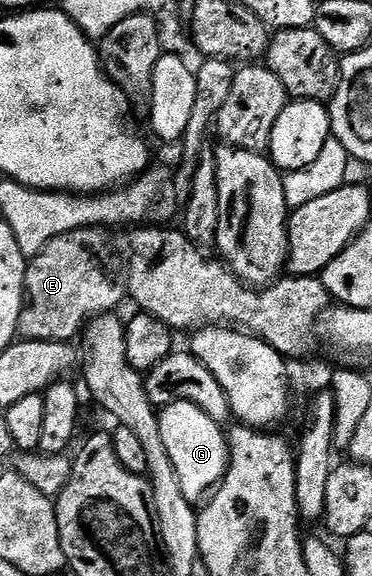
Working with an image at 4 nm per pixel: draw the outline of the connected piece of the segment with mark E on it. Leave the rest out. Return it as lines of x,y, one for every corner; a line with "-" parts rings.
98,227
75,229
53,238
44,248
29,260
27,277
23,291
25,299
21,318
19,319
18,335
24,340
58,340
60,342
74,341
74,336
84,331
89,318
96,314
107,314
119,304
119,299
125,296
125,284
111,272
103,269
103,256
99,251
106,246
107,240

